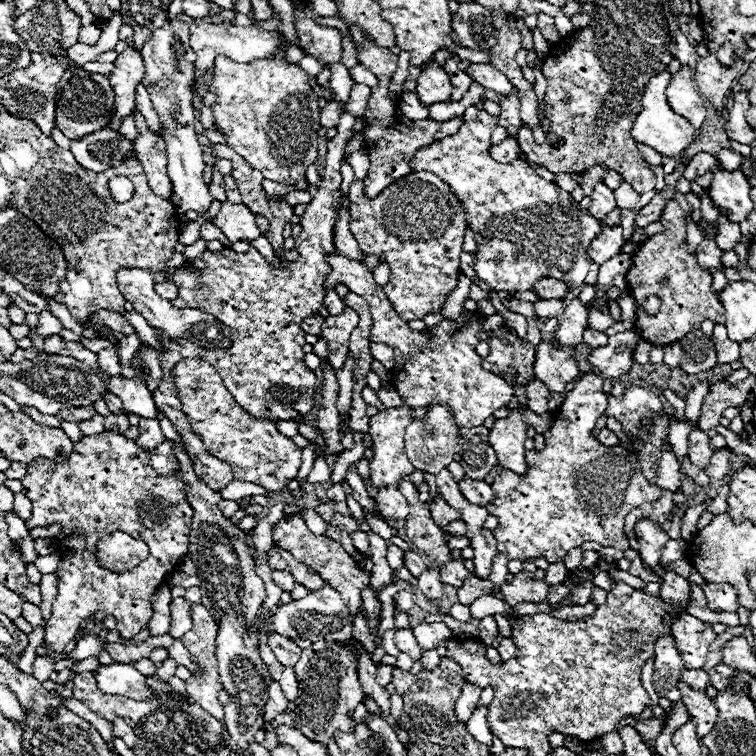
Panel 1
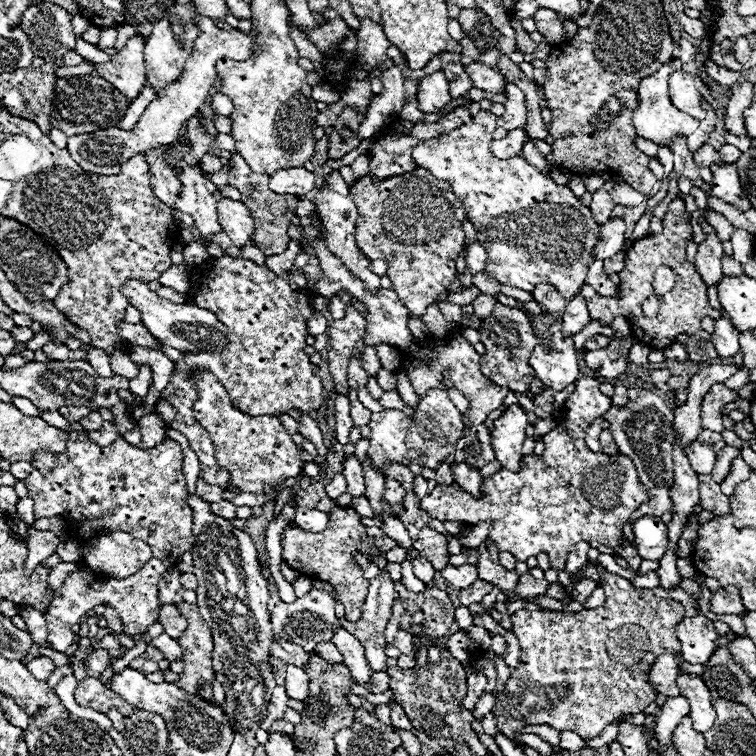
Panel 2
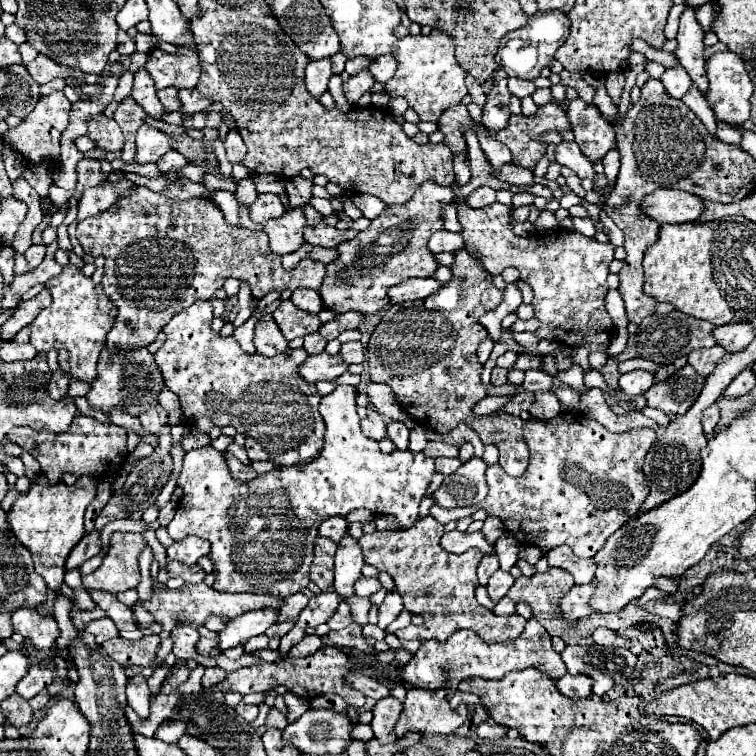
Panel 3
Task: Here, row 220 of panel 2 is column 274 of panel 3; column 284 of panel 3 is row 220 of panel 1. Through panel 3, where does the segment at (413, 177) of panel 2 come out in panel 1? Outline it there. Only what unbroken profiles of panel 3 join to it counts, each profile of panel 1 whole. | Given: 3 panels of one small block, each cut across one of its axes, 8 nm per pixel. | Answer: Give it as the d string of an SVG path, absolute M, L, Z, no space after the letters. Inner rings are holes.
M412 172L410 176L396 180L390 188L386 188L386 192L382 192L382 196L374 198L374 200L364 198L364 182L362 180L356 180L350 186L348 196L352 202L350 232L354 234L360 250L364 254L384 256L386 262L390 264L392 282L388 282L384 286L384 292L390 298L398 316L402 320L410 322L410 320L422 320L426 314L432 314L432 312L442 314L448 294L458 286L460 252L462 252L464 232L468 228L466 212L464 212L460 200L456 198L454 190L430 172Z

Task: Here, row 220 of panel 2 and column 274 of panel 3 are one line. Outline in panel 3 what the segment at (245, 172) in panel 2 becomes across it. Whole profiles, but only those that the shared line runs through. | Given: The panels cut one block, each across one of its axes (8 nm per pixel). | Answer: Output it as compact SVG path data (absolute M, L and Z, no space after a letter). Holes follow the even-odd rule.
M138 186L132 196L118 198L106 212L86 218L76 230L78 242L86 254L104 256L106 268L102 278L102 288L116 302L118 318L114 328L108 332L108 352L146 348L164 328L164 324L180 310L192 306L198 300L210 300L224 280L238 278L244 280L254 298L264 298L268 292L312 288L318 290L326 276L326 266L316 260L302 260L294 270L284 270L280 256L268 248L266 232L254 232L248 228L232 228L226 224L220 208L208 198L192 198L188 202L168 202L162 194L156 194L144 186Z

